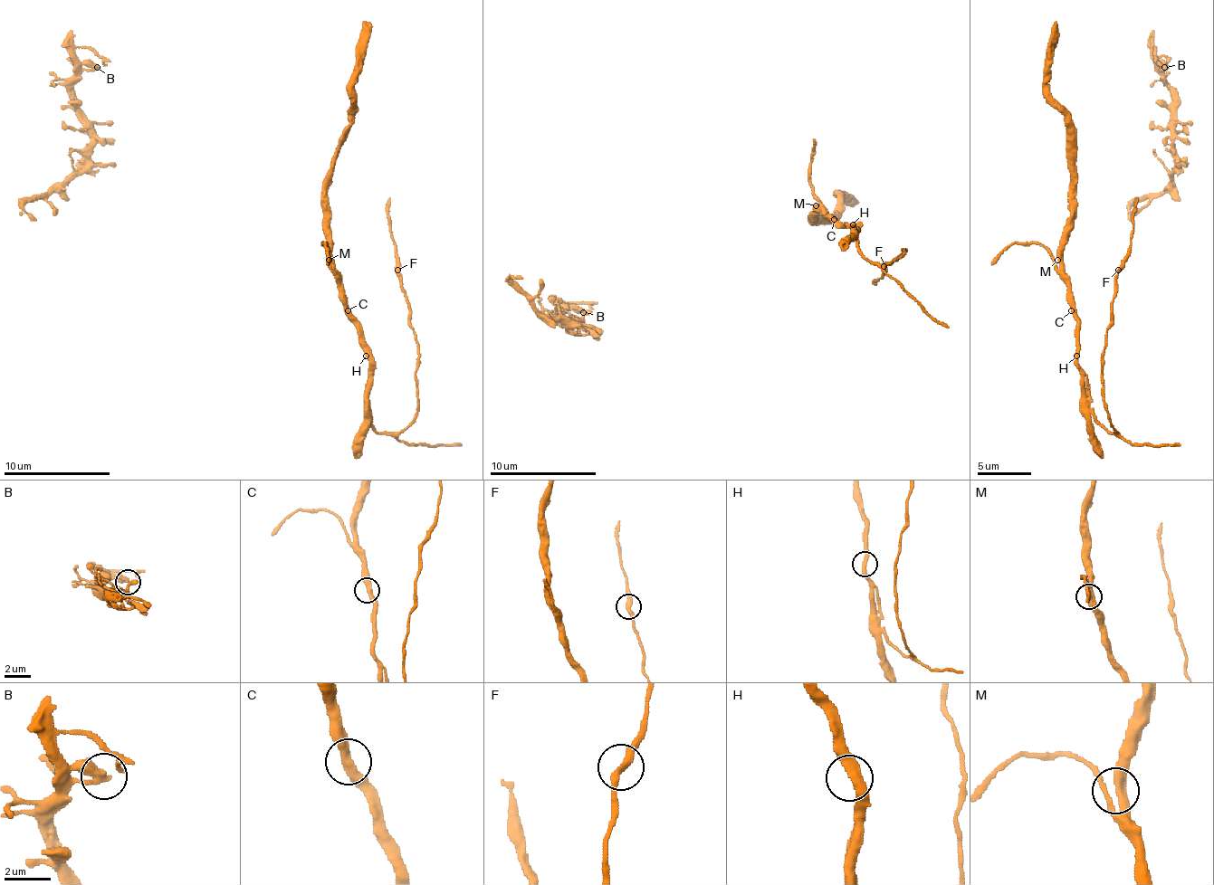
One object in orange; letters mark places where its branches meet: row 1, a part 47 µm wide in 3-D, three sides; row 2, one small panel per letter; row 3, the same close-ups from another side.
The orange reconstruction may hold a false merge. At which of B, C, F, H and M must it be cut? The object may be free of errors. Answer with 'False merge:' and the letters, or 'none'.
False merge: none

